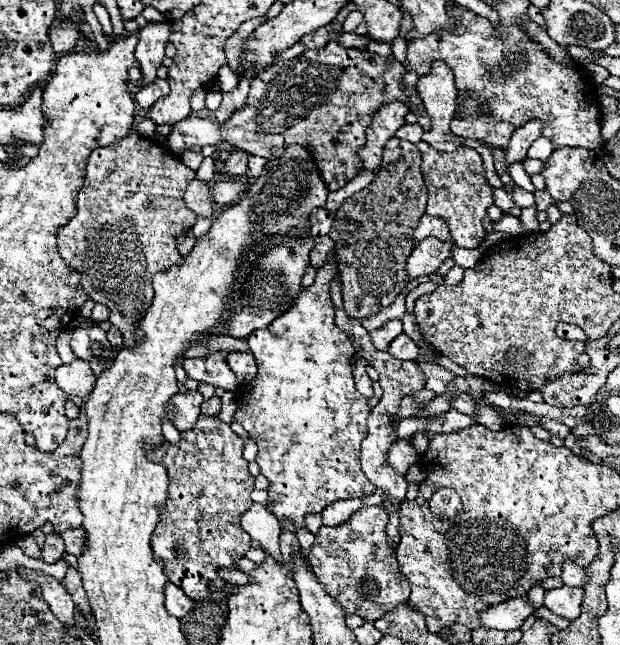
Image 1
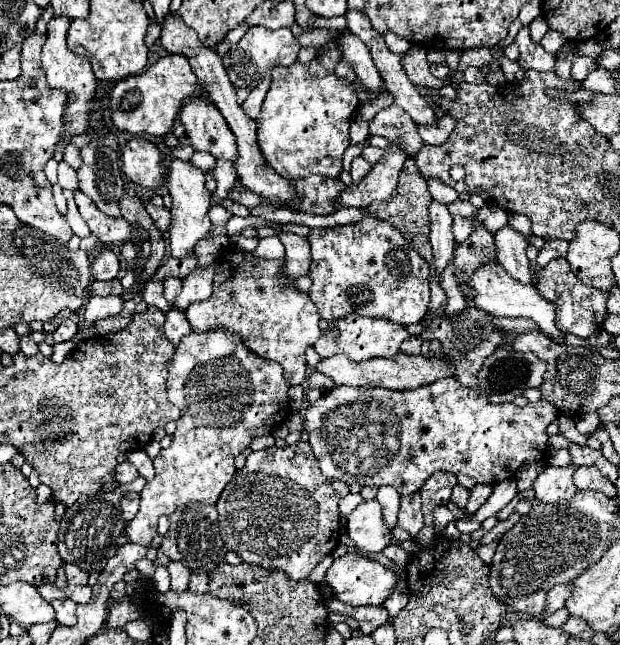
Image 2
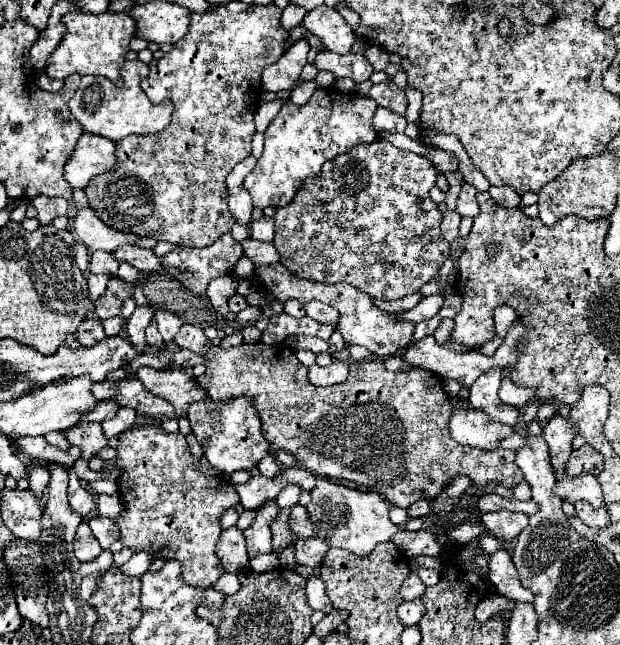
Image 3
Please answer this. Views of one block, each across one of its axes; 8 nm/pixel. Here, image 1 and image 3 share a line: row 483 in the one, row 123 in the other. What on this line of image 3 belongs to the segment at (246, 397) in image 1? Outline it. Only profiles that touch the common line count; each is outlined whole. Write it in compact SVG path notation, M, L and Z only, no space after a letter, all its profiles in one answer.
M316 88L310 102L304 106L284 102L264 132L262 156L244 180L244 188L250 192L254 208L262 210L266 206L286 206L308 176L320 174L320 168L326 160L348 154L360 144L372 144L376 130L372 128L370 120L376 108L376 102L368 96L344 94L332 88Z

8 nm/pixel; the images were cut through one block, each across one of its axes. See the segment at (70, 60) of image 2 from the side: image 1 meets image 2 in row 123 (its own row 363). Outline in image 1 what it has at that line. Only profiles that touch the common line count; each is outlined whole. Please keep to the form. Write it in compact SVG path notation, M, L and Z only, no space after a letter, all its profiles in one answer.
M76 360L72 364L62 364L56 370L56 384L60 386L60 390L64 390L70 396L80 396L80 398L88 398L90 390L94 388L96 376L92 374L92 368L88 362Z

